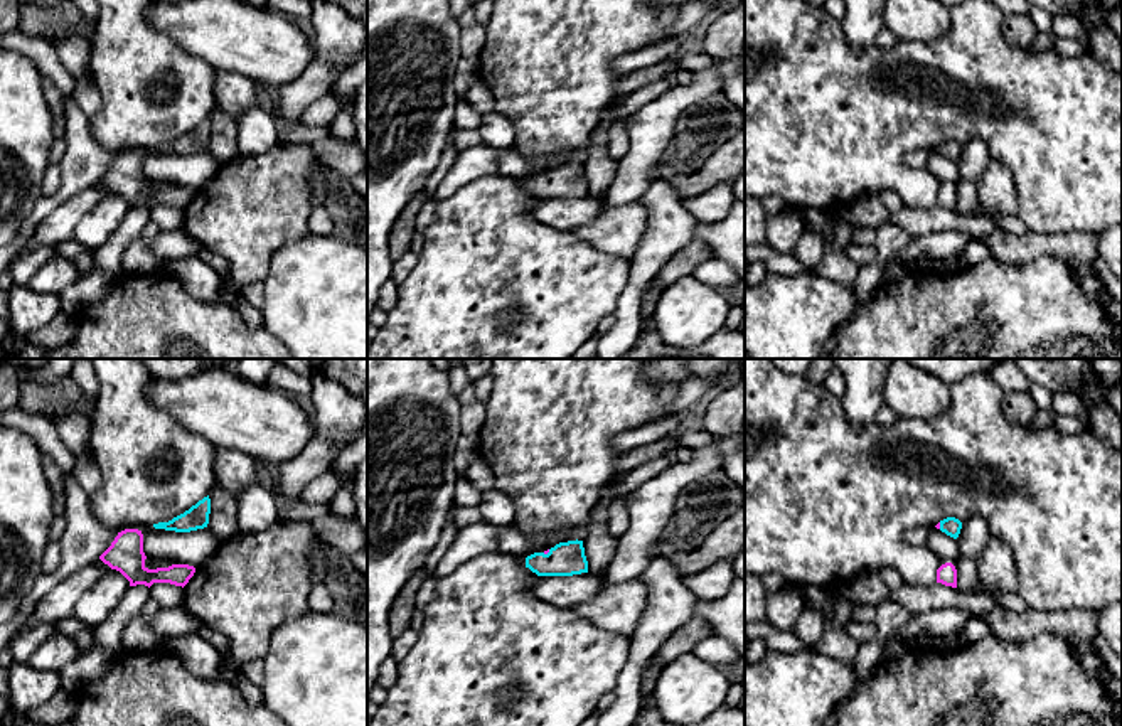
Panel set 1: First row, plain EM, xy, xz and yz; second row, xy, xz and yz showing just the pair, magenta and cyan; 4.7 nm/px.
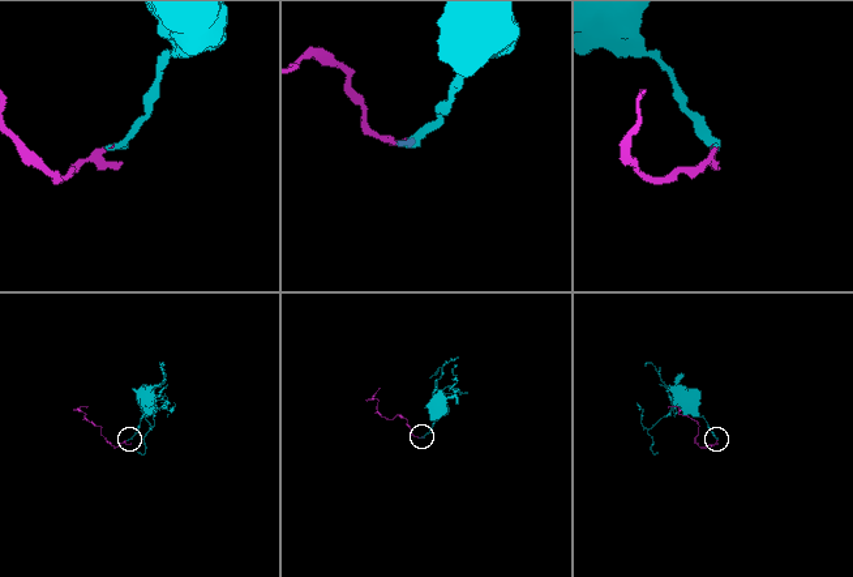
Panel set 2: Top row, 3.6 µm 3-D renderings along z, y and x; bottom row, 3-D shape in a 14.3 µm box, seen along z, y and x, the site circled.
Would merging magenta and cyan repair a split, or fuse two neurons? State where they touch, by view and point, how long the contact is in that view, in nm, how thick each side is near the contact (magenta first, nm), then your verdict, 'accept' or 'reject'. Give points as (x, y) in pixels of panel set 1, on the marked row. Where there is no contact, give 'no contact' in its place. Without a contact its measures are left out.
contact xz (546, 553); length 40 nm; calibres 20 and 160 nm; accept

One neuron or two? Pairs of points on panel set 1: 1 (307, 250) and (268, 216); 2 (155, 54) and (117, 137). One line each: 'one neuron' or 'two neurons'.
1: two neurons
2: one neuron

